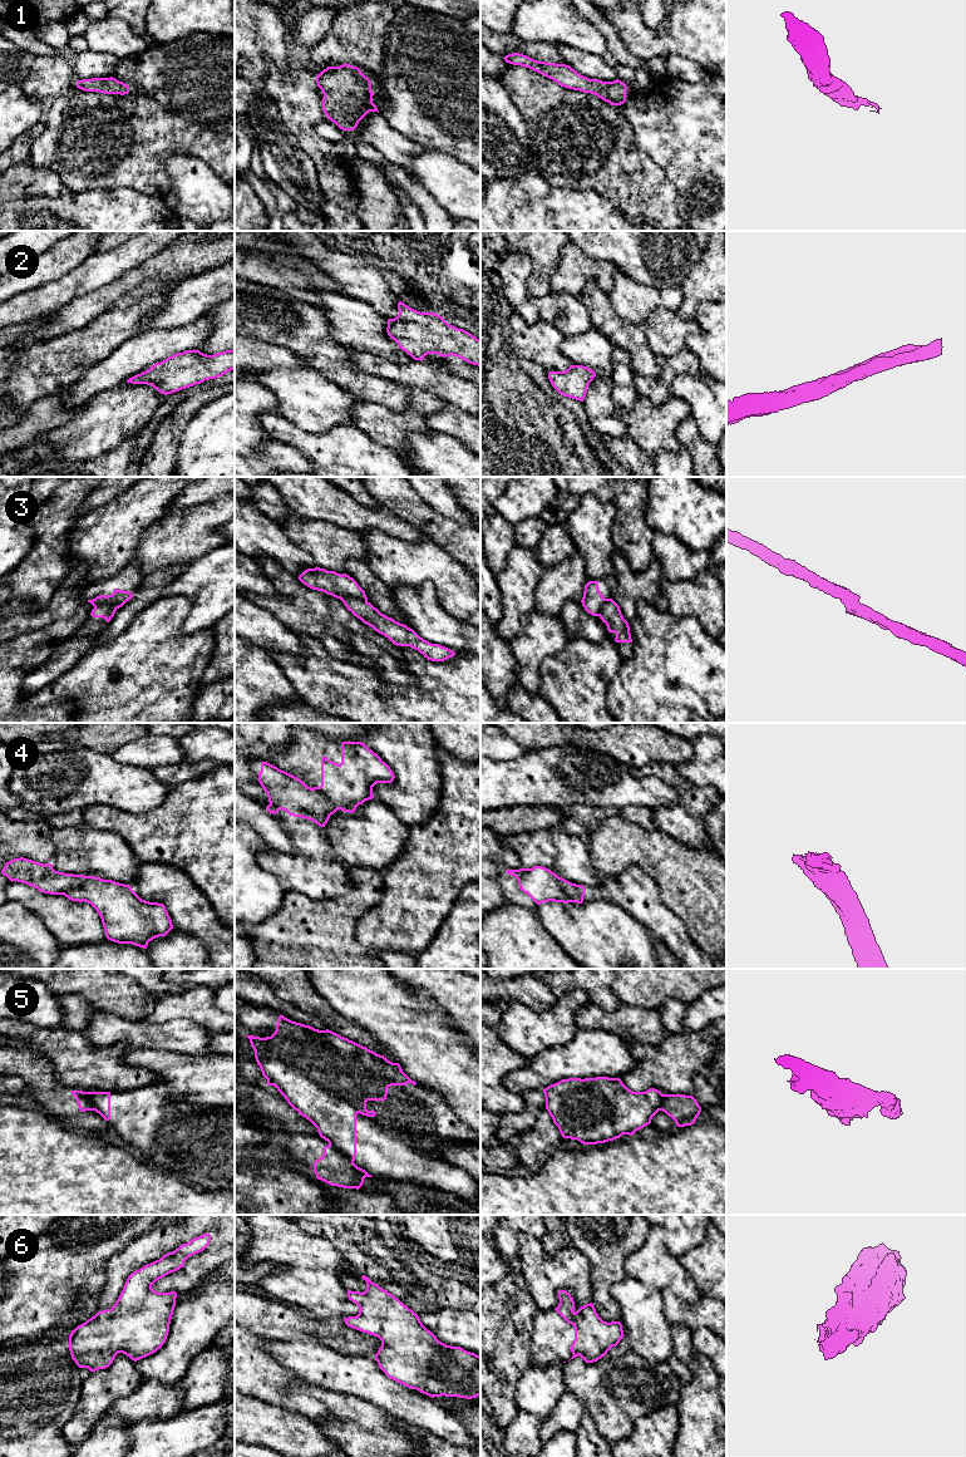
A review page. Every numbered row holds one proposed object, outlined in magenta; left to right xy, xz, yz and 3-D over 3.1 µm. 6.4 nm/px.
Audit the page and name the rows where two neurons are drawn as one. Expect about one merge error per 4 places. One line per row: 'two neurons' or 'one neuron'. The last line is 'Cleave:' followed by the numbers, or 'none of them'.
1: one neuron
2: one neuron
3: two neurons
4: two neurons
5: two neurons
6: one neuron
Cleave: 3, 4, 5

